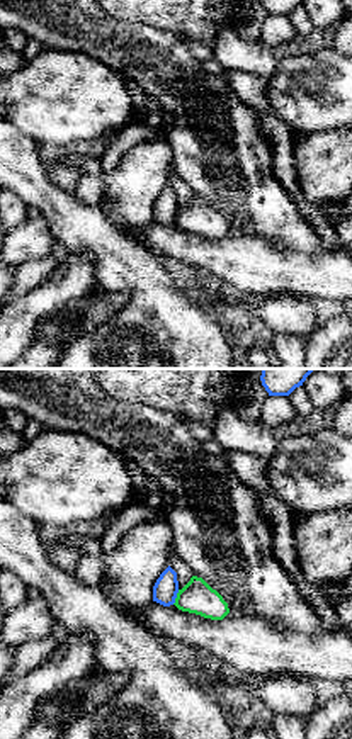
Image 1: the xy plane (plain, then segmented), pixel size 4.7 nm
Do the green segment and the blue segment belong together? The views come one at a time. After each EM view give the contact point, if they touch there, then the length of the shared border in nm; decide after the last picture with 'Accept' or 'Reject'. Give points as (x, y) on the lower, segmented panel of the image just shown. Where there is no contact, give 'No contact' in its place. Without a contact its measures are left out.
Touches green at (177, 597). Shared border 80 nm

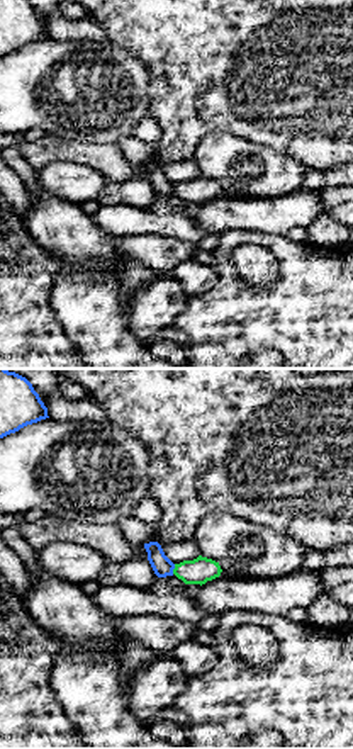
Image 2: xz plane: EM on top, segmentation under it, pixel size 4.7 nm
Touches green at (173, 569). Shared border 50 nm

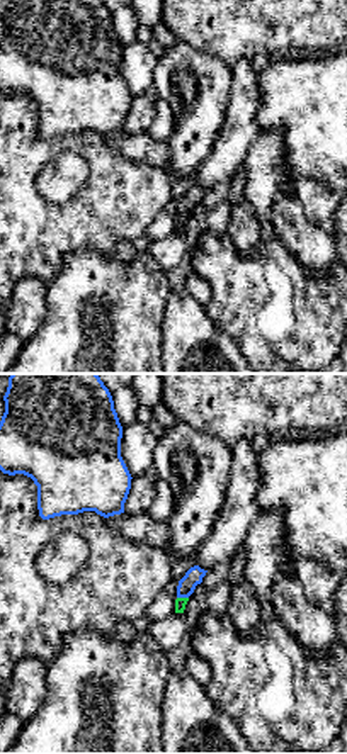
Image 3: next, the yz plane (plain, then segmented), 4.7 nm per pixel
Touches green at (182, 598). Shared border 60 nm

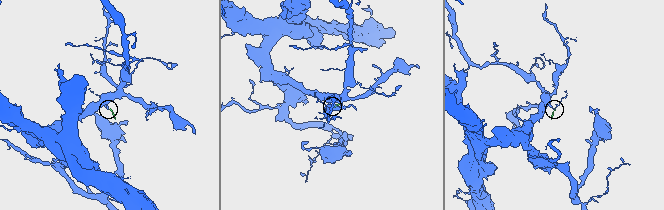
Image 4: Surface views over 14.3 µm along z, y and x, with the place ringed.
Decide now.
Reject

